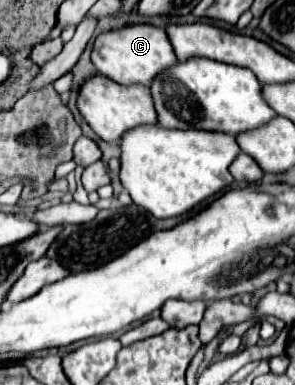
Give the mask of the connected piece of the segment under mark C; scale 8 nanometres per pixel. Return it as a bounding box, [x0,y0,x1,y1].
[92,25,178,85]

